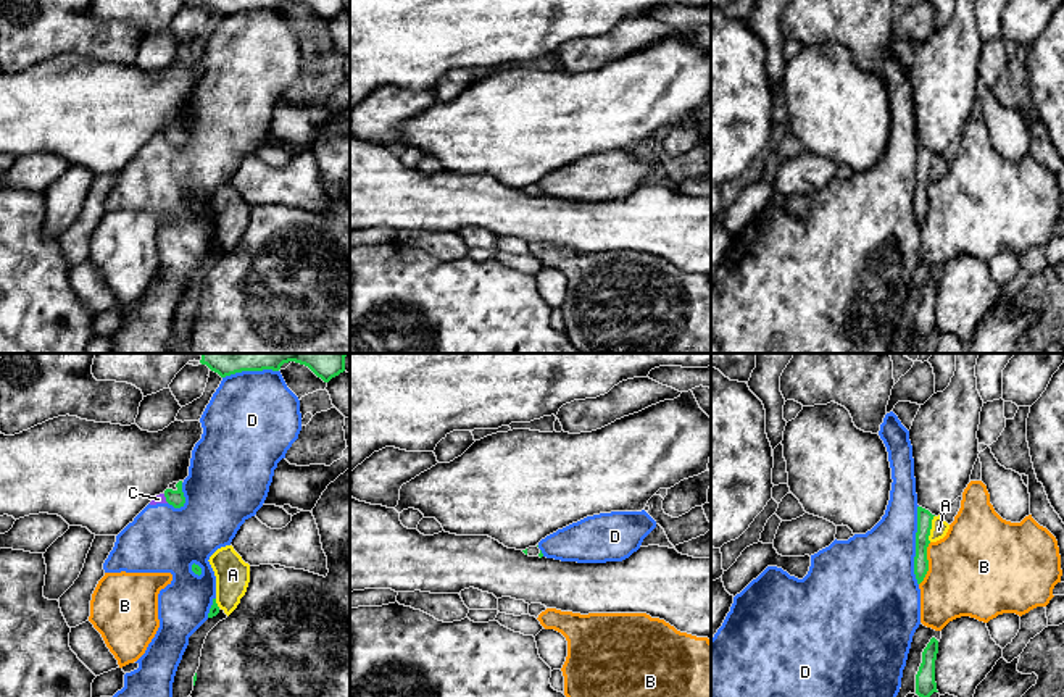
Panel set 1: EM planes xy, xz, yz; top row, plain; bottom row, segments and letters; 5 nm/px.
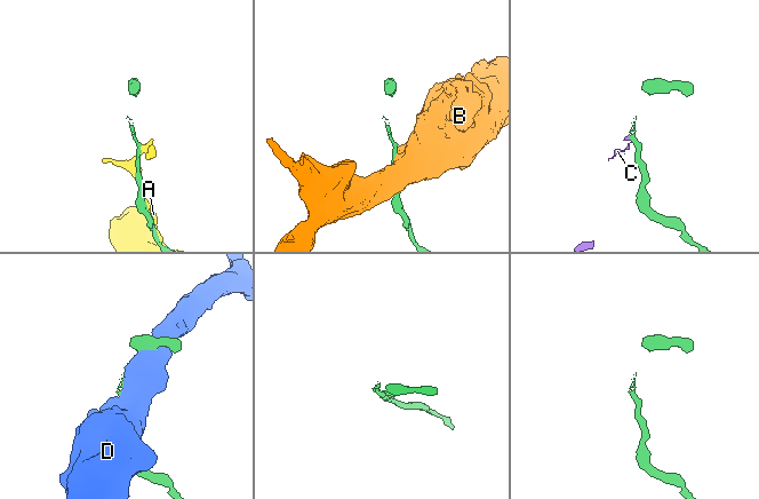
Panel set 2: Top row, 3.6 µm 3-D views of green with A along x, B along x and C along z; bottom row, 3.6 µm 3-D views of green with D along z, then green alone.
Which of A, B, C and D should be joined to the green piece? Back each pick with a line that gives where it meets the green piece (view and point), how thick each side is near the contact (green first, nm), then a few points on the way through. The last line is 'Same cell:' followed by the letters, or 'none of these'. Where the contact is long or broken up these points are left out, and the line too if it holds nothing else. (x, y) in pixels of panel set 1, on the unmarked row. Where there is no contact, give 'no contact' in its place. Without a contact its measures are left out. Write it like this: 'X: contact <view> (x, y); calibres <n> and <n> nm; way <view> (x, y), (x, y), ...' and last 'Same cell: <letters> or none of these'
Same cell: none of these

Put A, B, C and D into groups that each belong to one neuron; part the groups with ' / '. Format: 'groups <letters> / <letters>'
groups A / B / C D

